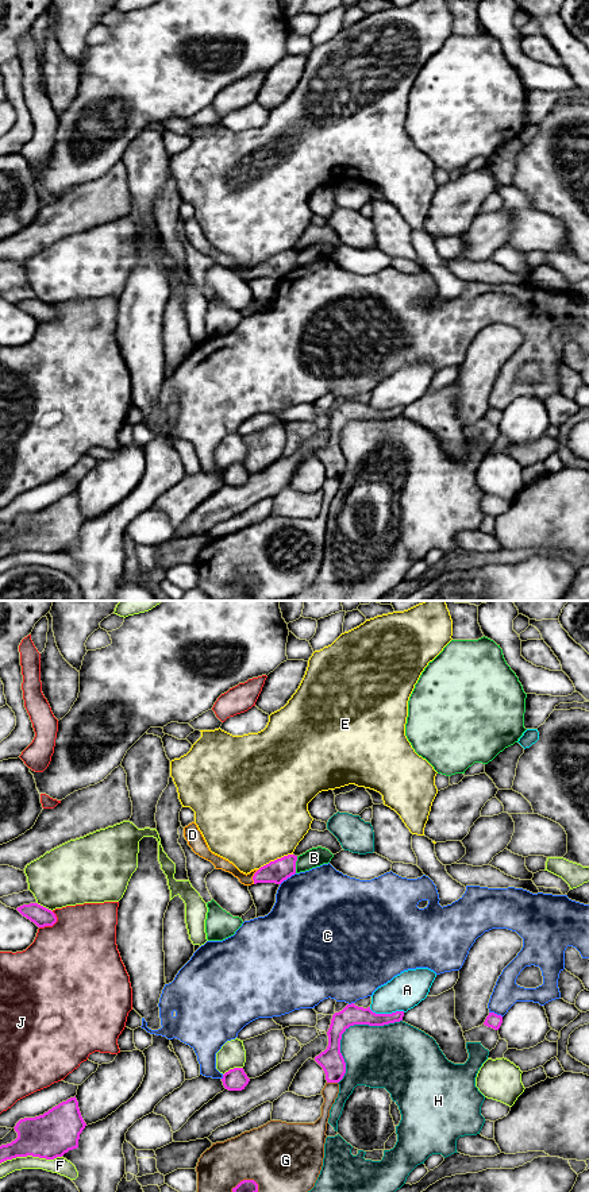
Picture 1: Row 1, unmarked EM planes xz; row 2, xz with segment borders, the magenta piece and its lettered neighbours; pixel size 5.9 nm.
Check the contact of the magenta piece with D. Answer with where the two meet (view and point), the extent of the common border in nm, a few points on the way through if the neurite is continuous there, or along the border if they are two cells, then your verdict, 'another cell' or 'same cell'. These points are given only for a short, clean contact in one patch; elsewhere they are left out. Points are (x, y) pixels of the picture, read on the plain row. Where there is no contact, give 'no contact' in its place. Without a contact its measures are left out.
contact xz (253, 272); length 90 nm; way xz (277, 266), (253, 272), (241, 272), (219, 258); same cell

